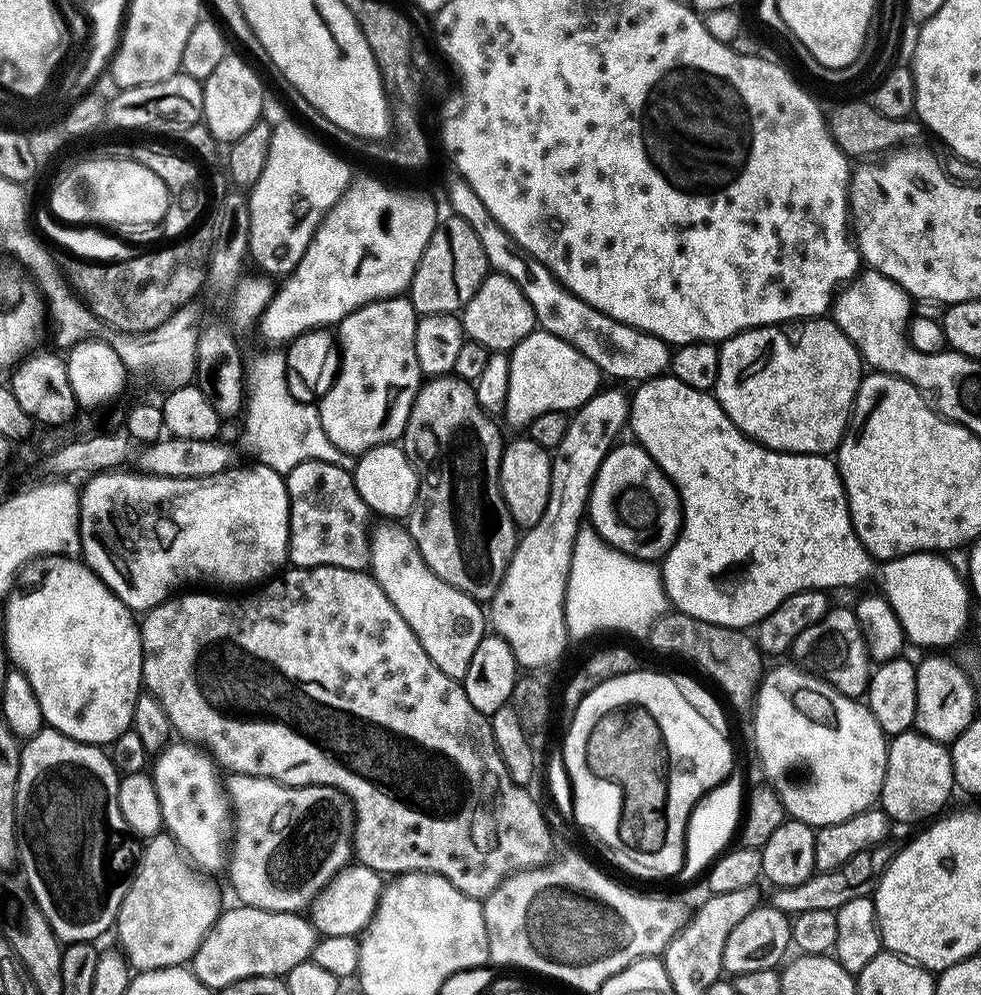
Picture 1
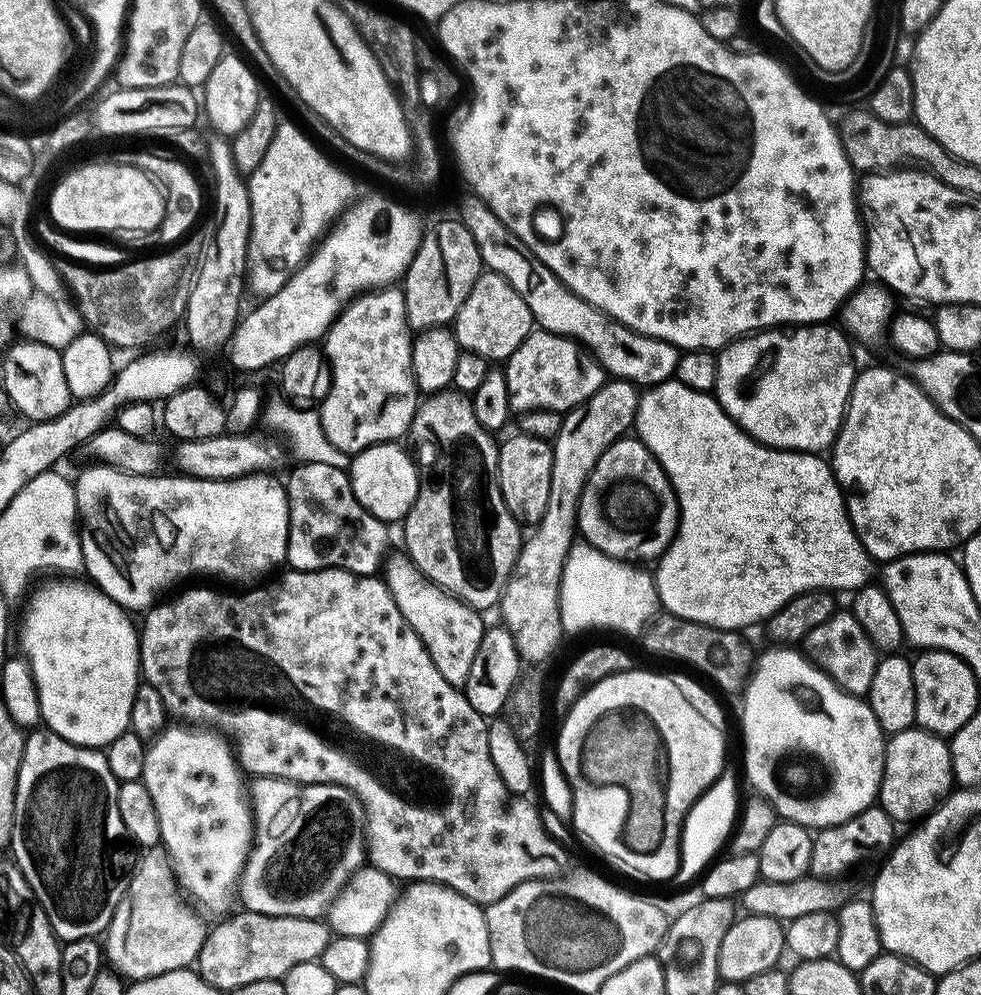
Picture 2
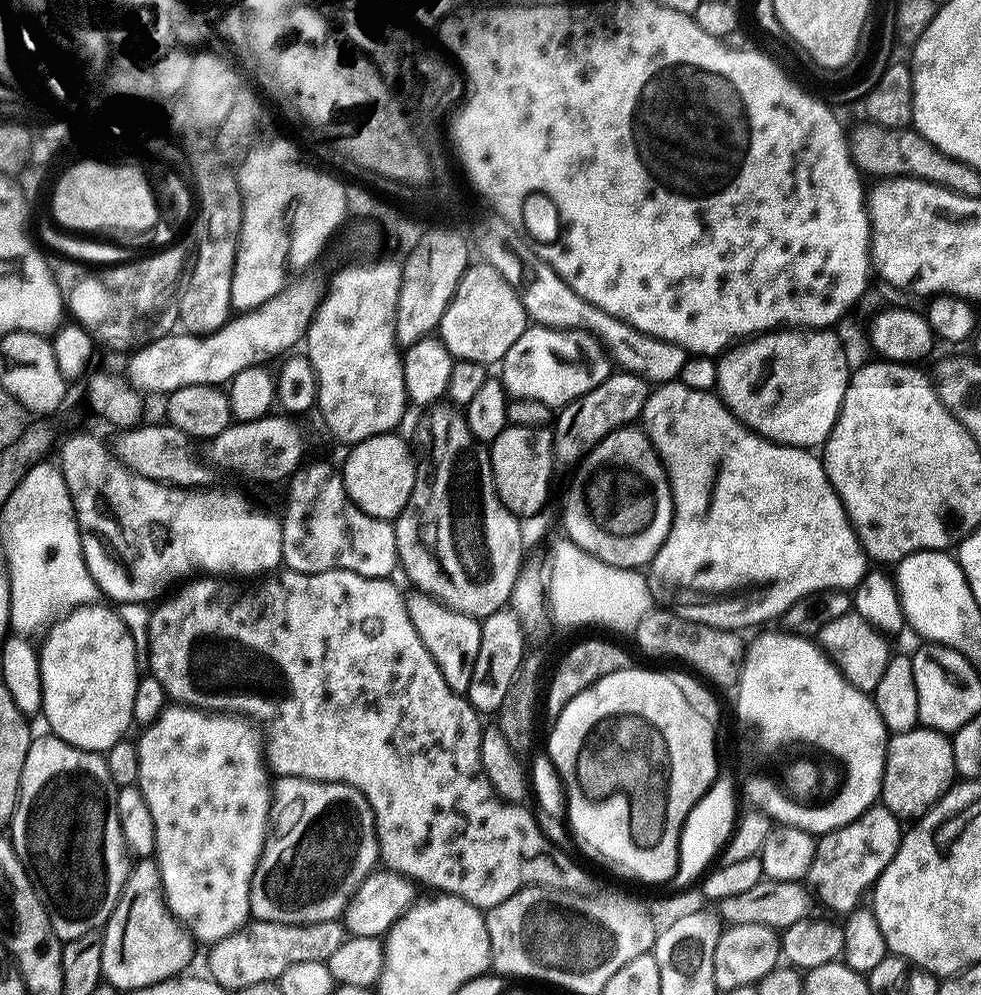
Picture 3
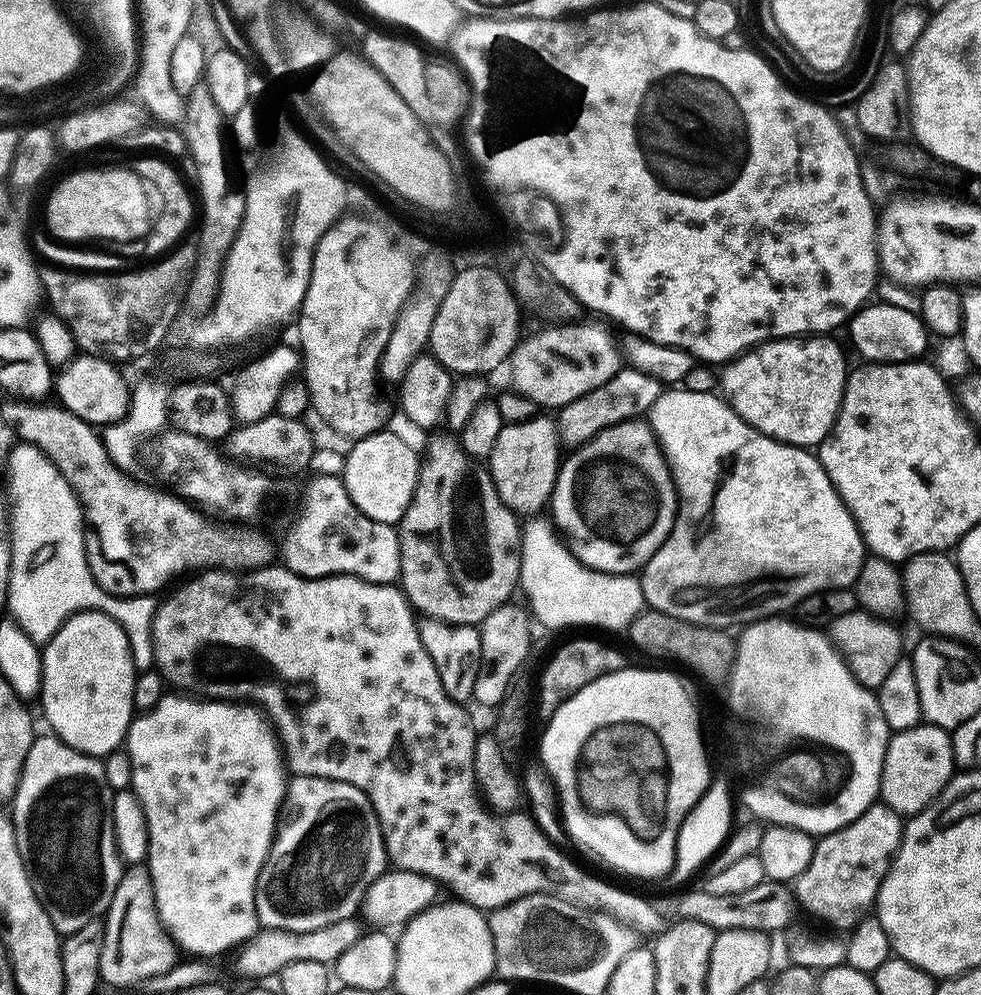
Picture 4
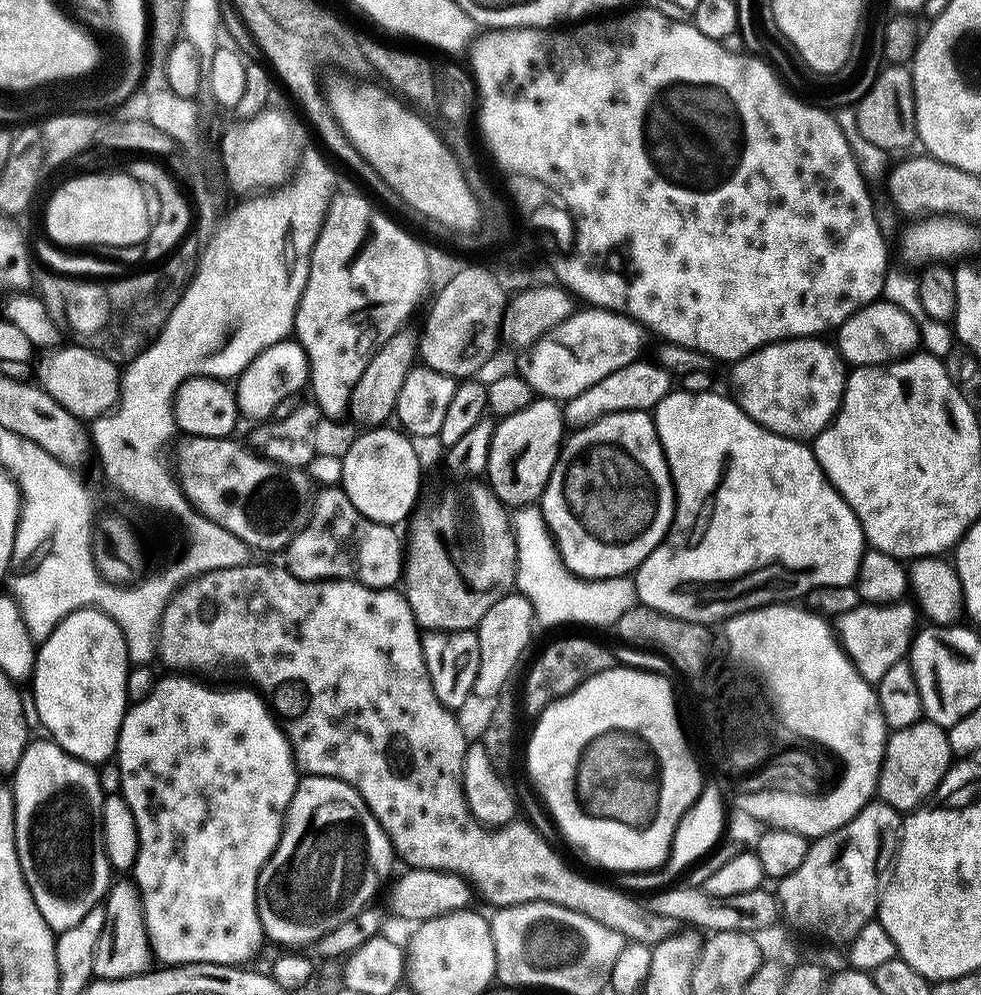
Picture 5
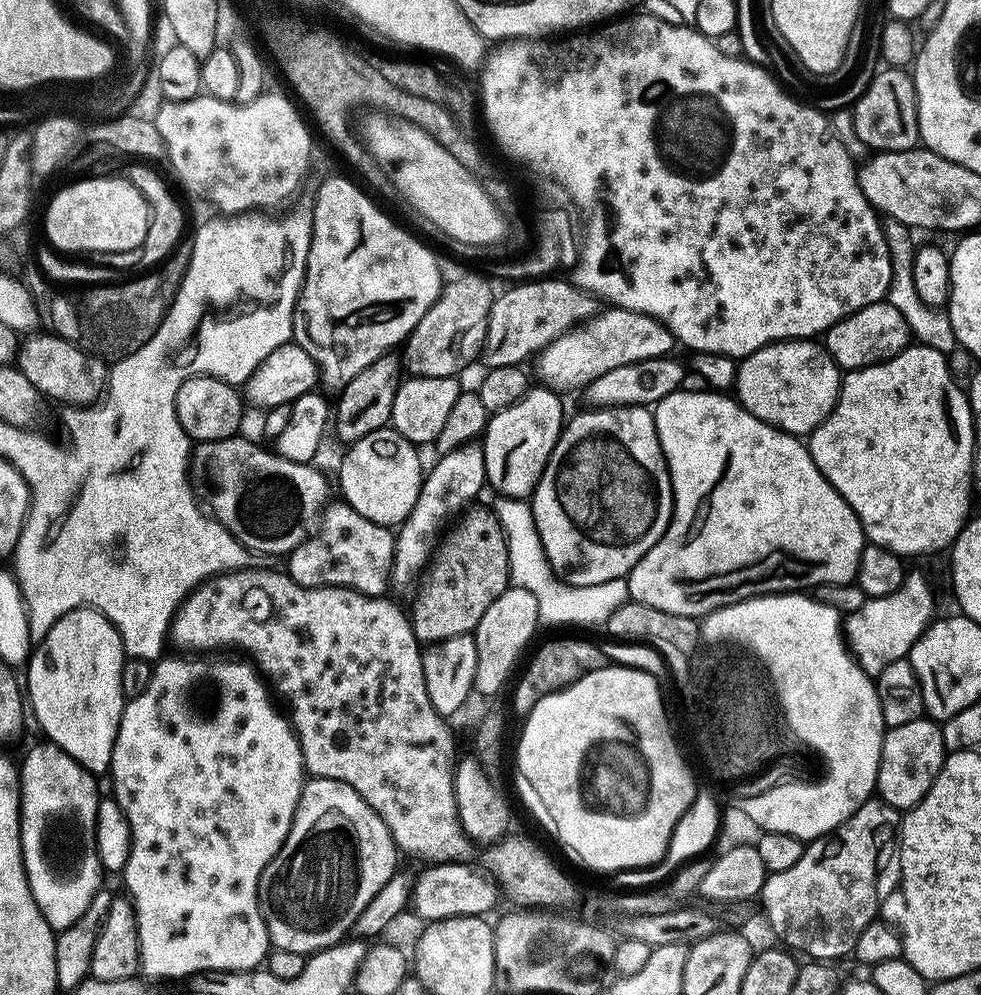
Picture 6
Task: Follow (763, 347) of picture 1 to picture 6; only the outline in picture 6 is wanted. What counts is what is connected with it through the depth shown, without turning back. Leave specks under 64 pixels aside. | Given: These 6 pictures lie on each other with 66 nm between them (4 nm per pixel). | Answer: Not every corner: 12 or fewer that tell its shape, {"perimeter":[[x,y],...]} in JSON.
{"perimeter":[[812,338],[739,361],[735,399],[807,437],[840,399],[842,370]]}

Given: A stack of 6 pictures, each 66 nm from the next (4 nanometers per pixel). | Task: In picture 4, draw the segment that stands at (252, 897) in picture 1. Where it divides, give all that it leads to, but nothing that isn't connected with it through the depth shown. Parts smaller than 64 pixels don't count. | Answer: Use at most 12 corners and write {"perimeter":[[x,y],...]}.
{"perimeter":[[293,775],[256,883],[282,932],[336,908],[389,867],[368,793]]}

